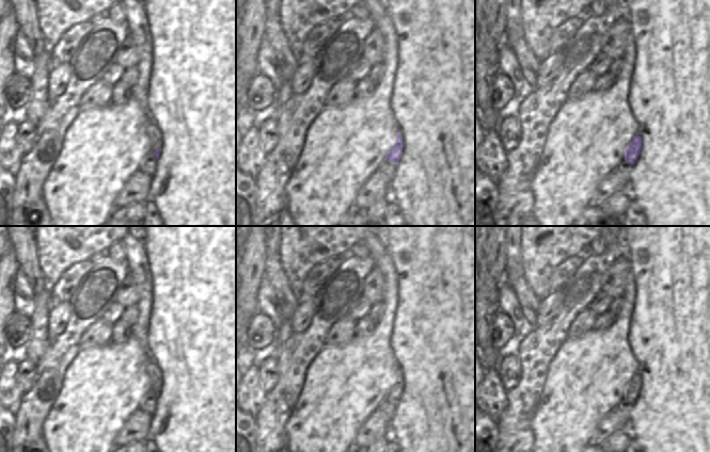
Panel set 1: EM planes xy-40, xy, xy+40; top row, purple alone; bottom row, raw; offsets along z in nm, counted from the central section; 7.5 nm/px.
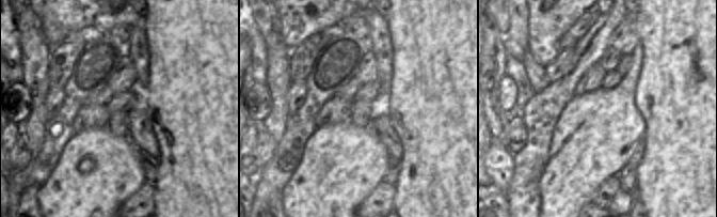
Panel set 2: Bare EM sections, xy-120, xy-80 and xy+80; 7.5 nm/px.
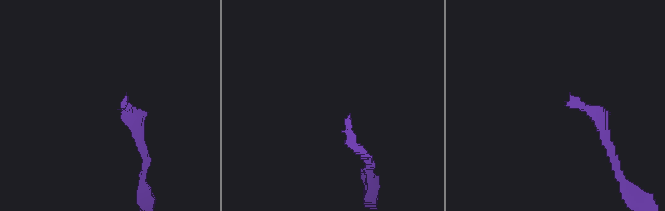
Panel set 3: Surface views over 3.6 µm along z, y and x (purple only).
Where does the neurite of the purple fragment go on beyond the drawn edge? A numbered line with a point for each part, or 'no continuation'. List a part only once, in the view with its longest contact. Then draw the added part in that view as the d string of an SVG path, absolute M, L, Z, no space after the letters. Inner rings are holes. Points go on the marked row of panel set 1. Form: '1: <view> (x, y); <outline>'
1: xy-40 (154, 134); M148 120L146 131L151 140L151 151L154 154L161 147L161 135L155 124L153 124L151 120Z

